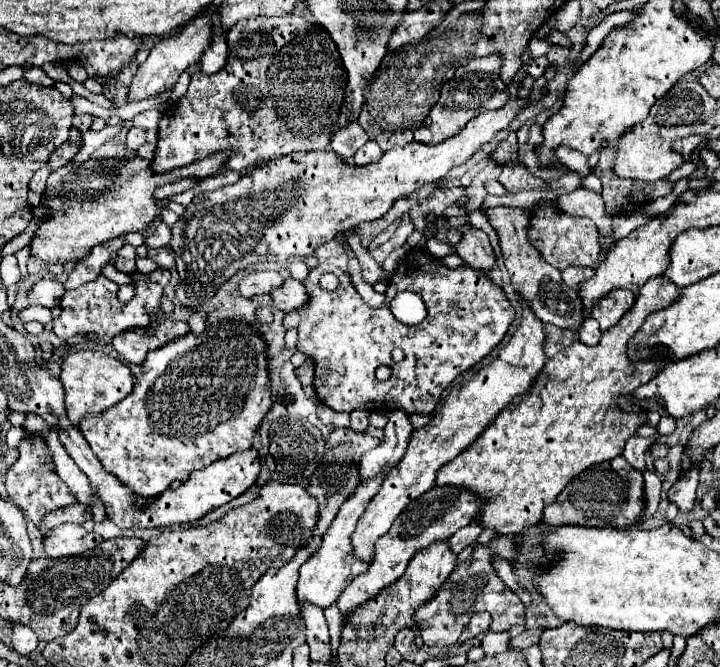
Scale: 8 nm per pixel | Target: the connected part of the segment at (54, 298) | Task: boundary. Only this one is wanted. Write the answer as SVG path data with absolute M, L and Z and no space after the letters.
M41 279L41 281L37 281L33 285L33 289L29 291L27 299L29 299L29 303L35 303L35 305L43 305L43 307L53 309L55 305L57 307L61 305L63 293L65 293L65 285L61 281Z

